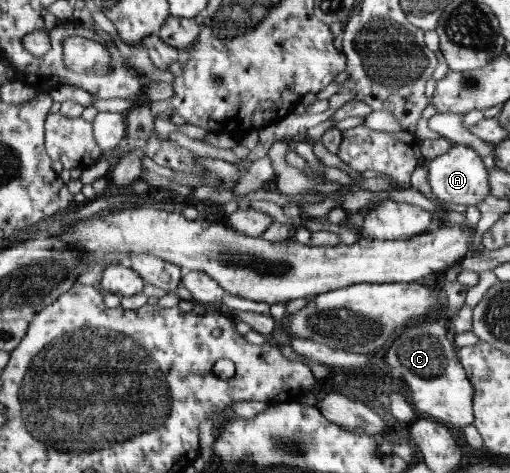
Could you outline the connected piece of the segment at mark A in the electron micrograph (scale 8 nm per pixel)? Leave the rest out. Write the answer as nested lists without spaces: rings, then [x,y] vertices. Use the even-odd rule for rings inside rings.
[[[453,143],[450,149],[436,159],[427,162],[429,166],[428,183],[433,195],[447,203],[458,205],[478,205],[490,194],[490,179],[482,156],[471,147]]]

